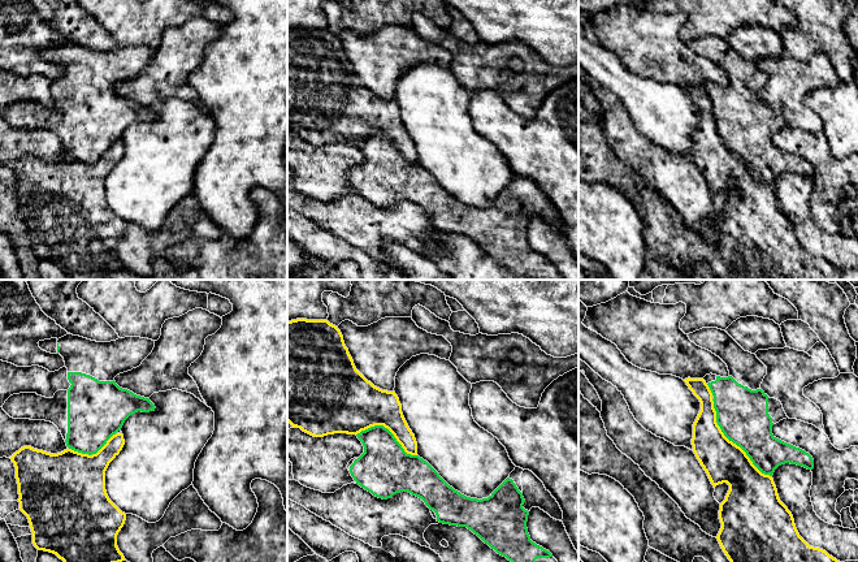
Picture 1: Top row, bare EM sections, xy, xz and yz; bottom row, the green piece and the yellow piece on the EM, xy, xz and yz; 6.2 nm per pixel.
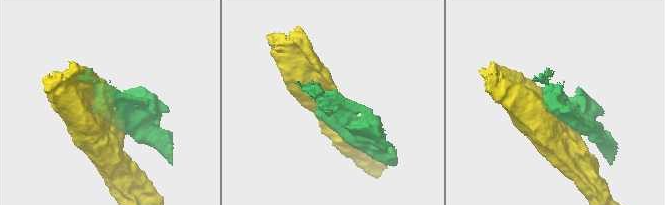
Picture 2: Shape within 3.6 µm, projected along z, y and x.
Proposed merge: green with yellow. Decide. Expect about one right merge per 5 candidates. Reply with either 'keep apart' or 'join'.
keep apart

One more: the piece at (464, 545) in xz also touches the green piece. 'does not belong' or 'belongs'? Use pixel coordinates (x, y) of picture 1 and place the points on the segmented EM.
does not belong

